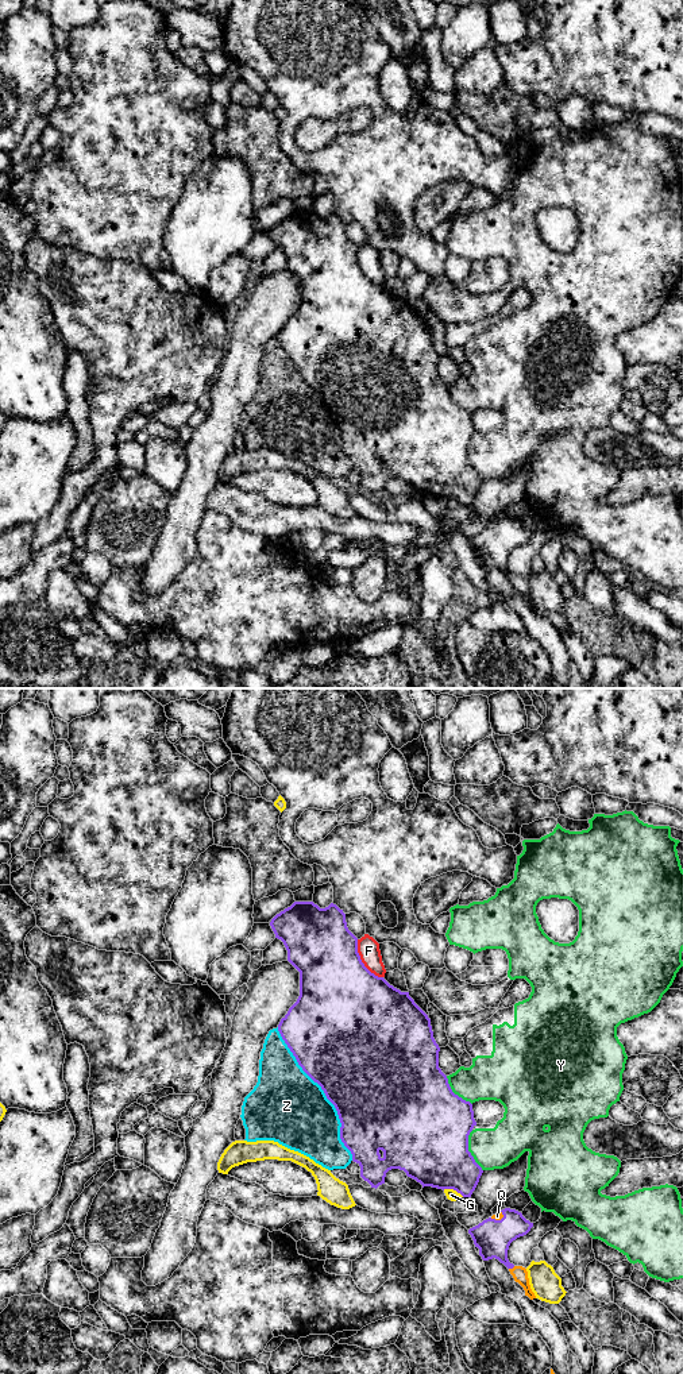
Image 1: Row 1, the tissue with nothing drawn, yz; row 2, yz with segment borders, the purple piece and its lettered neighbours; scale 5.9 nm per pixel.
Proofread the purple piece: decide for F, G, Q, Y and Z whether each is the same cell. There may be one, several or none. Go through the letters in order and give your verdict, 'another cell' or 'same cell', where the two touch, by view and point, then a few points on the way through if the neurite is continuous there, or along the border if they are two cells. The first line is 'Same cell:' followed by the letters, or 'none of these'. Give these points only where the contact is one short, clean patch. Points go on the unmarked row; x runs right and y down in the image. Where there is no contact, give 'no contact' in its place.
Same cell: Q
F: another cell | yz (361, 270)
G: another cell | yz (454, 498)
Q: same cell | yz (512, 576)
Y: another cell | yz (467, 459)
Z: another cell | yz (324, 401)

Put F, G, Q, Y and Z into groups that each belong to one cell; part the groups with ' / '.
F / G / Q / Y / Z

